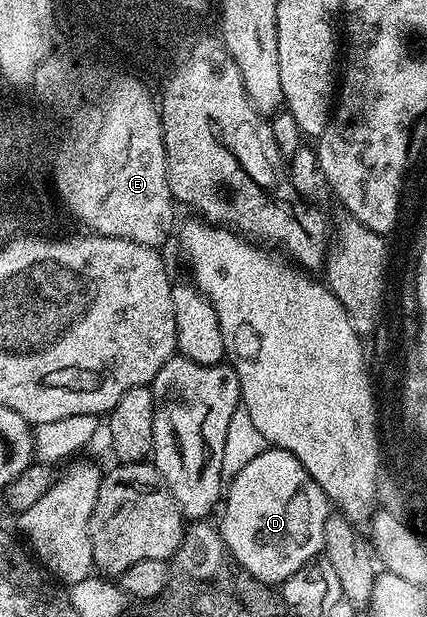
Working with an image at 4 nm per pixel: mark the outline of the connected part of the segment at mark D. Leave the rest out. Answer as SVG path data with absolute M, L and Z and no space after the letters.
M269 447L250 461L241 475L229 482L222 509L221 532L227 549L249 575L267 585L275 587L287 581L293 571L323 553L329 502L289 451Z

